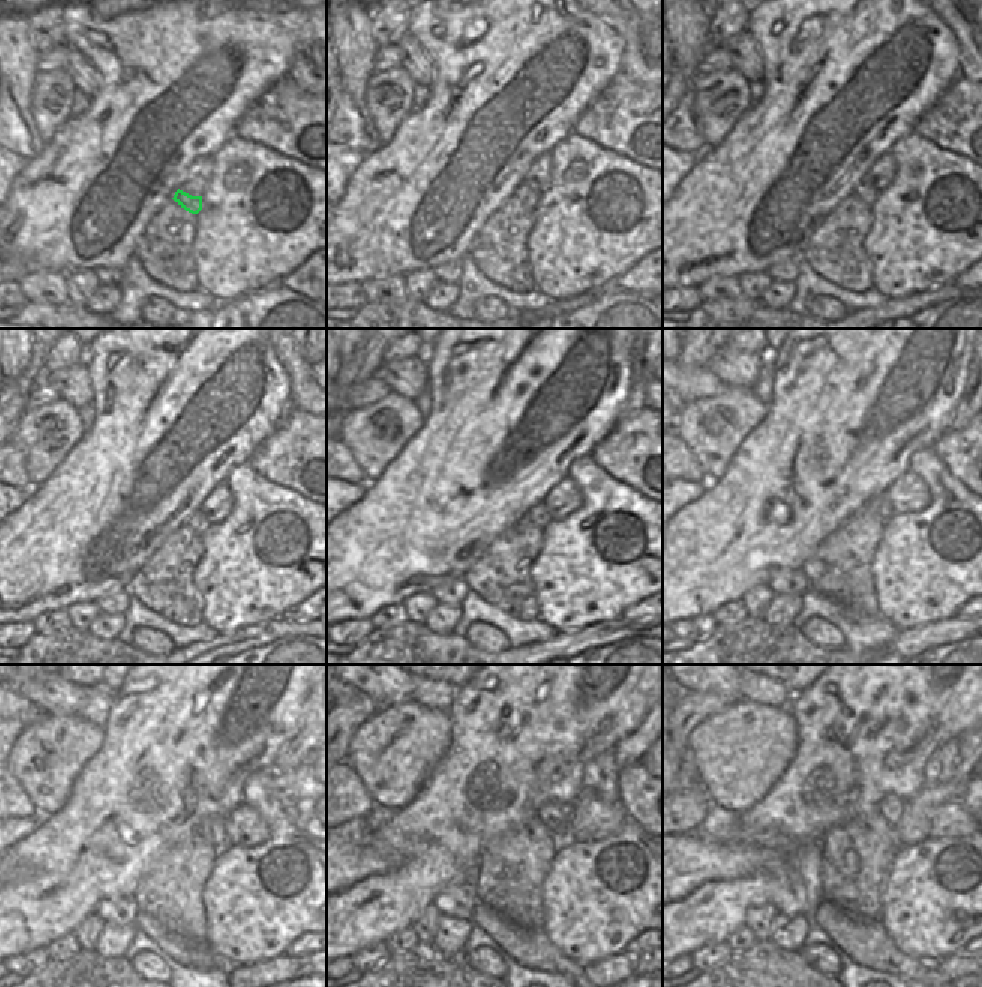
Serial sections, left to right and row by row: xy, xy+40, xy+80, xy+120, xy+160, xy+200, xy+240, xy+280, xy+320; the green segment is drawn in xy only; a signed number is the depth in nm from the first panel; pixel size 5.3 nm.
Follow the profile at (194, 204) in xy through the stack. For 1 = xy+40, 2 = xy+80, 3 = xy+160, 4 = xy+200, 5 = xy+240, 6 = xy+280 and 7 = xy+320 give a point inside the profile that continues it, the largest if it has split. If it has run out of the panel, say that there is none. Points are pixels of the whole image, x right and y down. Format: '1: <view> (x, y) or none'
1: xy+40 (528, 197)
2: xy+80 (865, 192)
3: xy+160 (538, 515)
4: xy+200 (880, 506)
5: xy+240 (215, 827)
6: xy+280 (556, 819)
7: xy+320 (891, 807)

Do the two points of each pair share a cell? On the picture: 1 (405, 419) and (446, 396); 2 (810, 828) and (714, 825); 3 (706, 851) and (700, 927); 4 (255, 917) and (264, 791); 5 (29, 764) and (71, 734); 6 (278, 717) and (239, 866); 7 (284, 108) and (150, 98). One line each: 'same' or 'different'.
1: different
2: different
3: different
4: same
5: same
6: different
7: different

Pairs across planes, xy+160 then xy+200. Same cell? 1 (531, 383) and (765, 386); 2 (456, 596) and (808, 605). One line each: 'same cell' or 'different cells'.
1: different cells
2: different cells

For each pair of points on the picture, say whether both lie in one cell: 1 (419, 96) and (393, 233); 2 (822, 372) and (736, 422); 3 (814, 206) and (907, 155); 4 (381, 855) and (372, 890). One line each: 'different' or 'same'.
1: different
2: different
3: different
4: different

